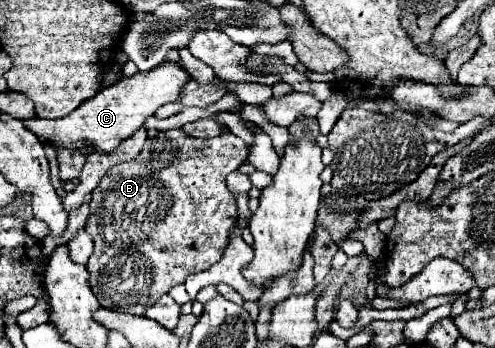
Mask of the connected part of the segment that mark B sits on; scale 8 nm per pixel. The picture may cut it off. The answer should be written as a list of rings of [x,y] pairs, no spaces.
[[[159,131],[151,141],[145,143],[145,147],[141,149],[141,153],[135,159],[131,159],[127,163],[119,163],[113,169],[109,169],[109,173],[101,179],[97,189],[91,193],[91,217],[89,217],[89,223],[87,223],[87,229],[85,229],[87,233],[91,233],[91,237],[95,241],[95,251],[89,257],[89,263],[87,263],[87,271],[89,271],[89,277],[91,277],[89,287],[105,309],[143,315],[145,309],[151,307],[161,295],[169,293],[171,287],[185,283],[187,275],[201,273],[221,259],[221,255],[223,255],[223,251],[229,243],[229,233],[237,223],[237,203],[235,203],[235,197],[229,193],[229,189],[225,185],[225,177],[233,169],[237,169],[245,159],[247,159],[245,143],[239,137],[235,137],[231,131],[225,131],[215,139],[191,139],[185,131]]]

